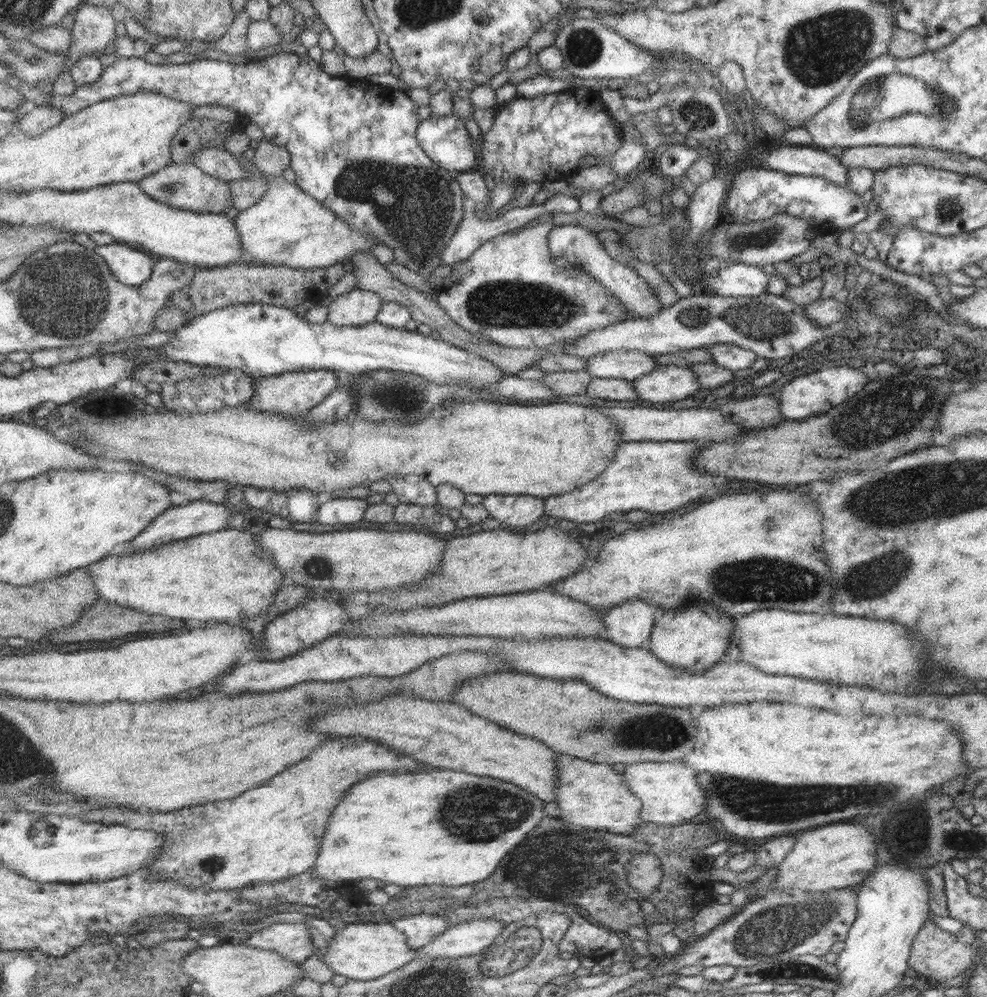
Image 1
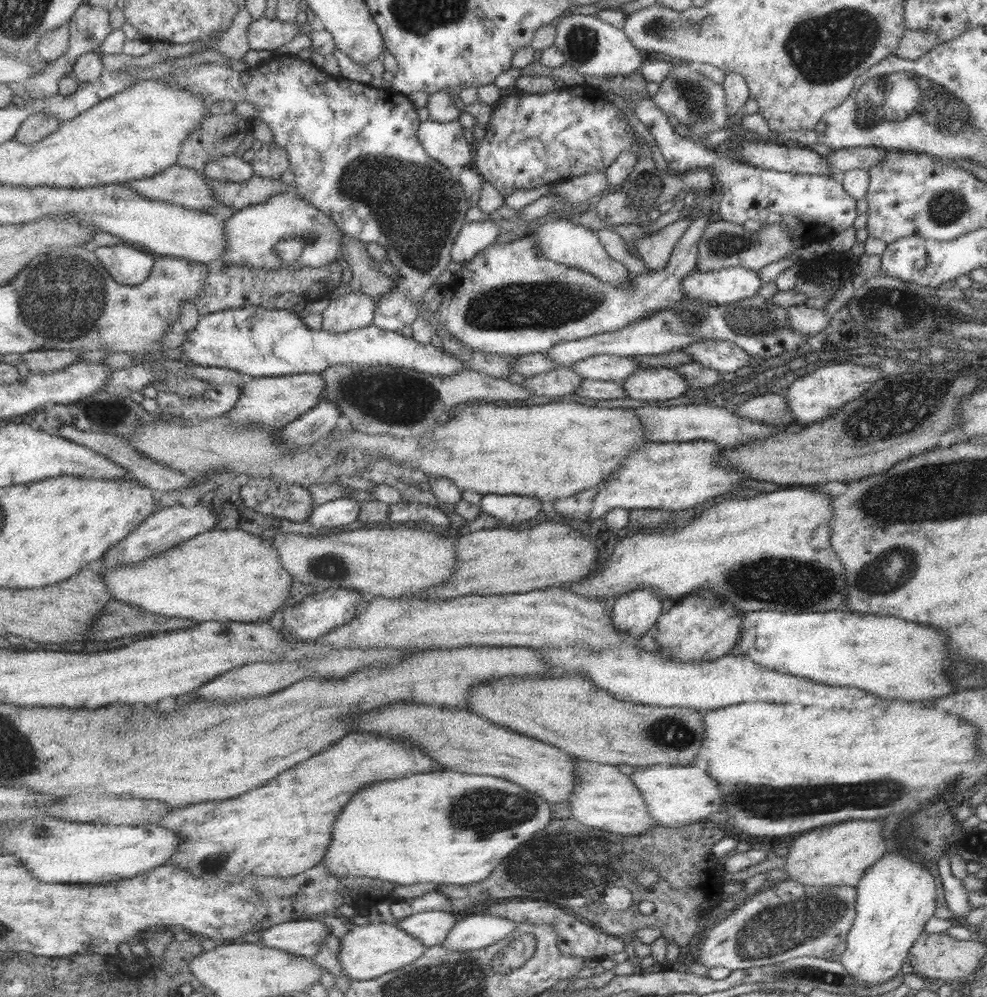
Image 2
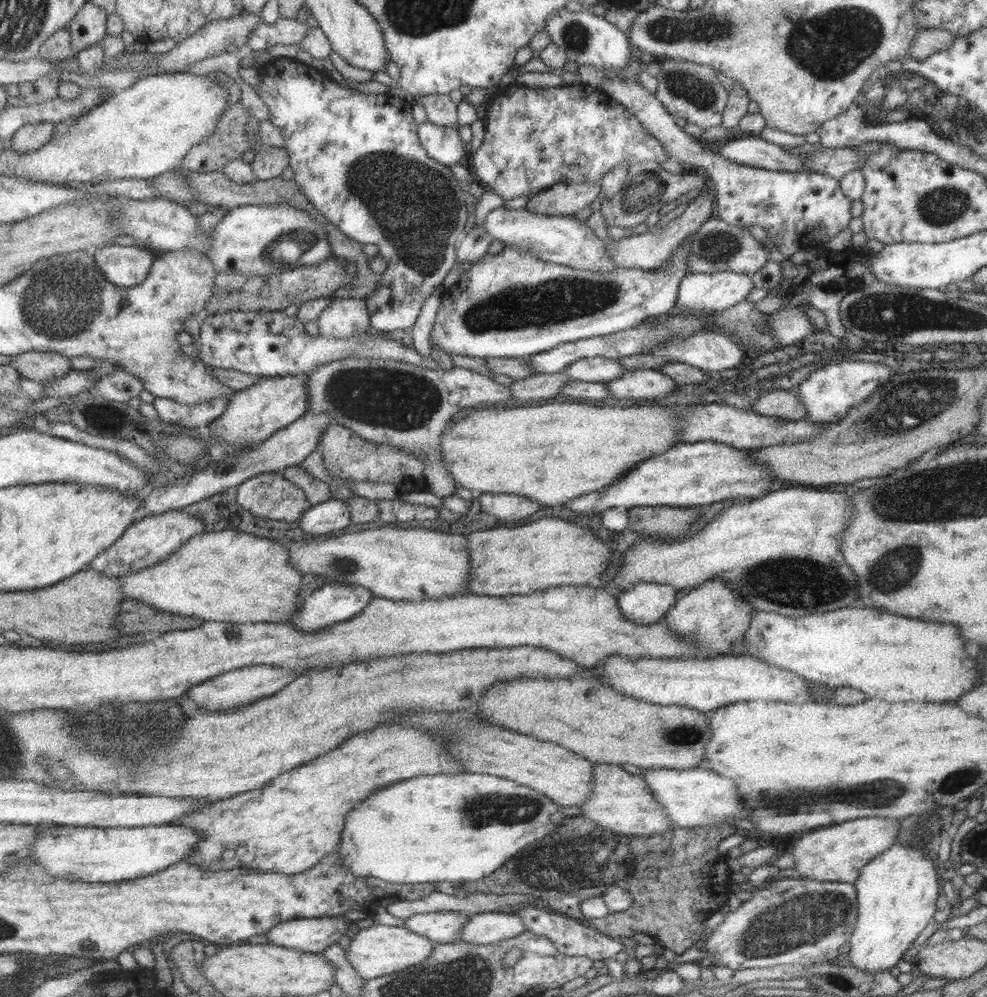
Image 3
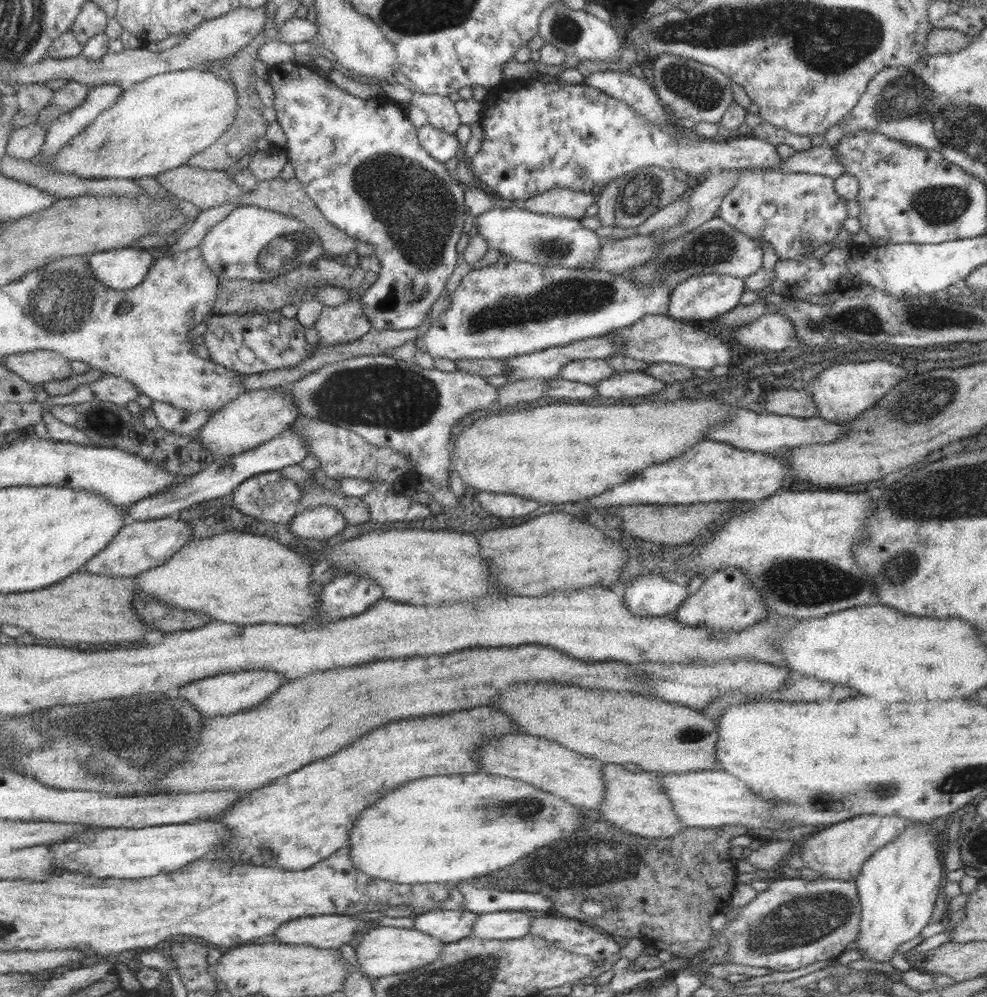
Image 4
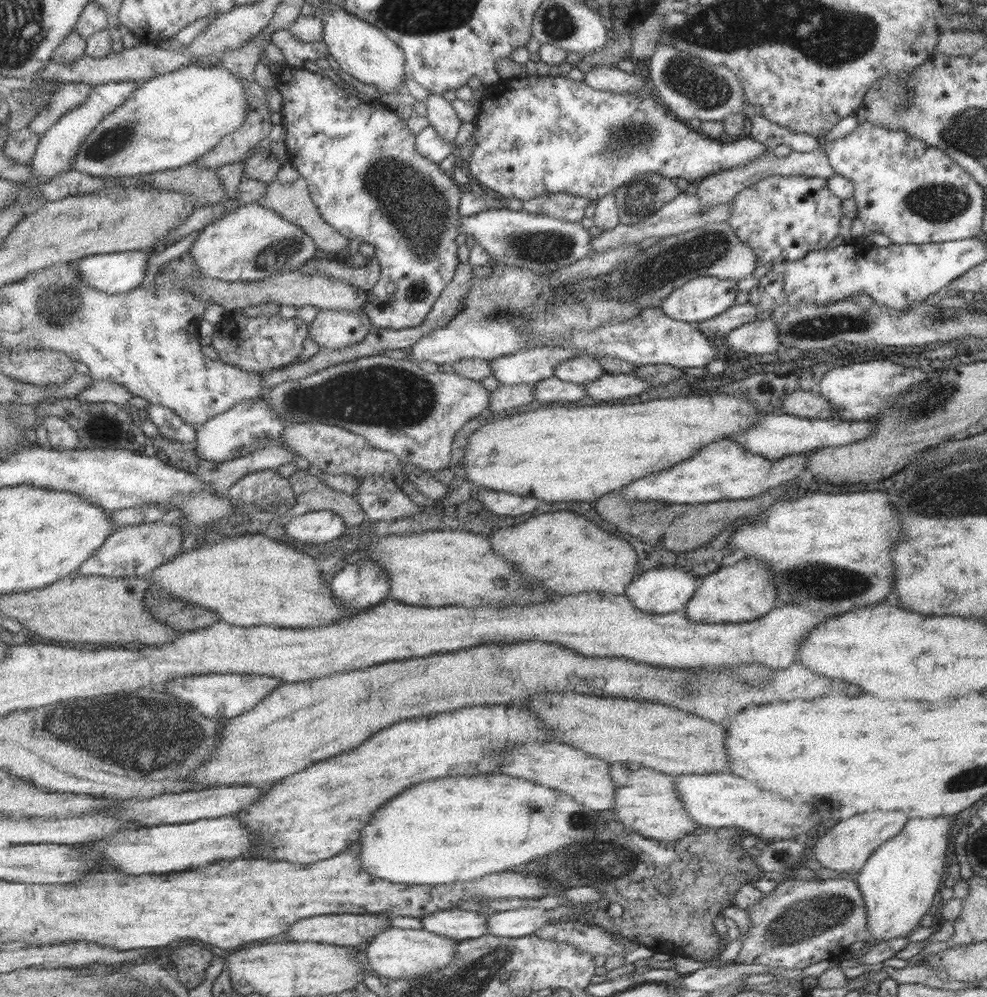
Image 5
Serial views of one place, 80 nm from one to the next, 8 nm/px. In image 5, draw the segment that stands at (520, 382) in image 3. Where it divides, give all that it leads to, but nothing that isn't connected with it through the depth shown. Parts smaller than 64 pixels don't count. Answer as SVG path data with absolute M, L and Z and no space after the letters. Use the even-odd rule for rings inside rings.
M503 384L488 392L487 417L497 417L509 408L517 408L533 401L532 384Z

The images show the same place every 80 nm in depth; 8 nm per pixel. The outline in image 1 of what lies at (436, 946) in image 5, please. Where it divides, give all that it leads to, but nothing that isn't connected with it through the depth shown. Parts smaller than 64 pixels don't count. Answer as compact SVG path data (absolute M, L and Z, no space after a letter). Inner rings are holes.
M360 922L346 924L343 930L339 930L321 961L337 975L349 980L367 981L389 975L414 959L415 949L405 944L404 933L392 922Z

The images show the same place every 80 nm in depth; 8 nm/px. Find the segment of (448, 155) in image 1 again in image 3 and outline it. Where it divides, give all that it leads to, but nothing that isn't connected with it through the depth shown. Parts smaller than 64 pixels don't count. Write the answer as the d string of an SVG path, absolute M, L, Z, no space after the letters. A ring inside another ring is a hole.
M423 122L416 128L420 144L433 160L450 167L460 163L464 156L465 144L459 139L458 126L437 126Z

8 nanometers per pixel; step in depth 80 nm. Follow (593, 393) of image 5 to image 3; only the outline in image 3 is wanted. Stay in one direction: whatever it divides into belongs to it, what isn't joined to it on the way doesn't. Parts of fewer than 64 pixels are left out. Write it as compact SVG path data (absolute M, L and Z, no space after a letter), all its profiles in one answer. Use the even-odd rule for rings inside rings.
M655 369L624 370L616 379L604 383L608 396L615 400L662 400L678 385Z

